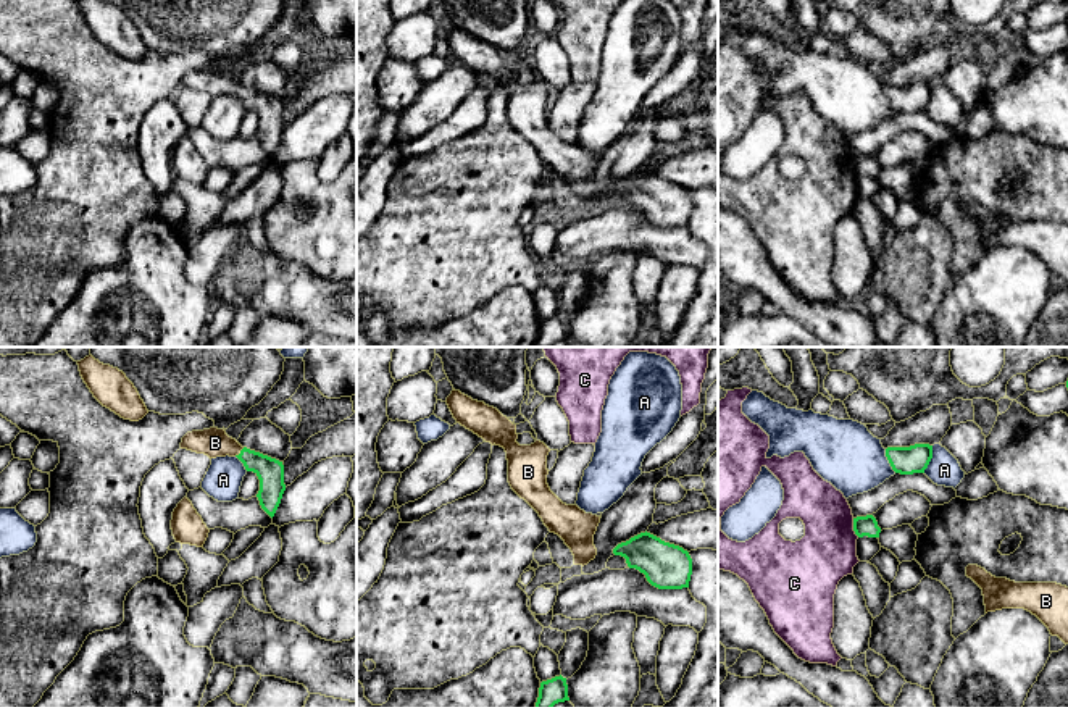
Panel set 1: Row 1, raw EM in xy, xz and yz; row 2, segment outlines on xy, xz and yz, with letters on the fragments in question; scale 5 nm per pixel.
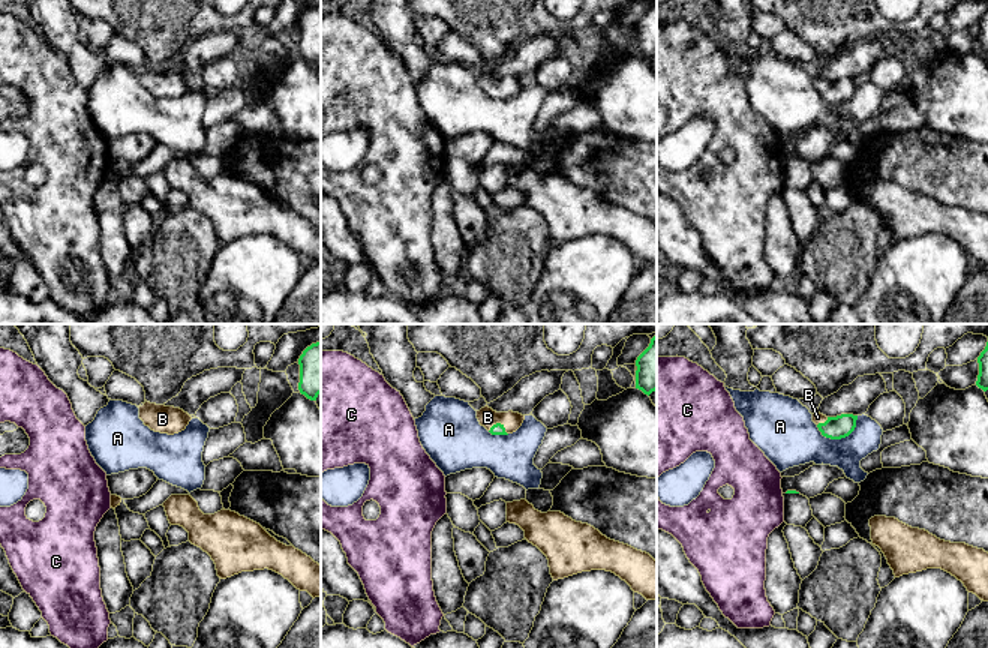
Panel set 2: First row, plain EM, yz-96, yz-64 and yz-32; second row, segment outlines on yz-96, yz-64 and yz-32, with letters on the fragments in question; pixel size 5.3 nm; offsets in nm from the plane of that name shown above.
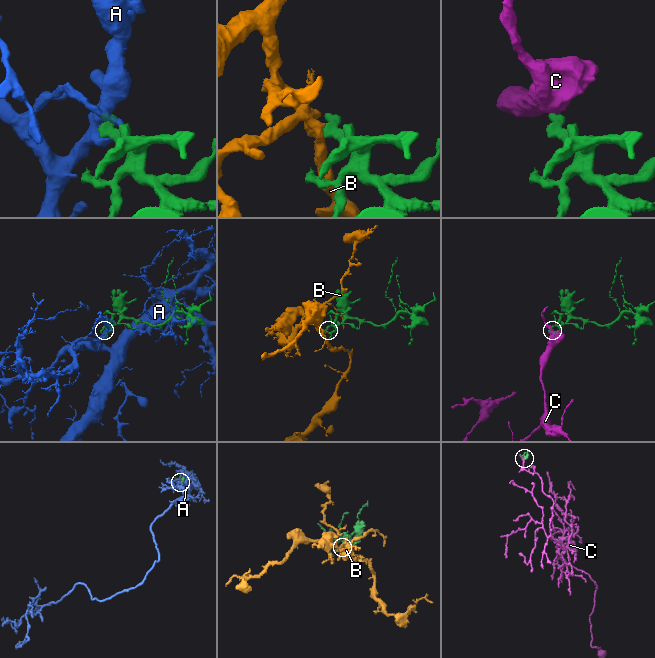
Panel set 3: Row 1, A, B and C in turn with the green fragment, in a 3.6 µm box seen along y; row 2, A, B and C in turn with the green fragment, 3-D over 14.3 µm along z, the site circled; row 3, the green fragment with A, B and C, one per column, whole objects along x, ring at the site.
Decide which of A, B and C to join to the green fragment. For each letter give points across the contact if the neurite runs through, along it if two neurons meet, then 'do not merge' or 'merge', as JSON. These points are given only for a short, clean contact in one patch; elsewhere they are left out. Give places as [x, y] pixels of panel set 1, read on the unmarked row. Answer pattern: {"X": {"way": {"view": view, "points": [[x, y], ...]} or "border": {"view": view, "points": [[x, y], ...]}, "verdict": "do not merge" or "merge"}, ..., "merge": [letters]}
{"A": {"verdict": "do not merge"}, "B": {"way": {"view": "xy", "points": [[270, 110], [241, 91], [215, 81]]}, "verdict": "merge"}, "C": {"border": {"view": "yz", "points": [[852, 157], [852, 167], [859, 175]]}, "verdict": "do not merge"}, "merge": ["B"]}

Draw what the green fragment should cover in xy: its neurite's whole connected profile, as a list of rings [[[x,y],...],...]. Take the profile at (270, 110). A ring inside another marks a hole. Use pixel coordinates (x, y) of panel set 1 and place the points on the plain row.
[[[218,66],[187,71],[182,76],[181,87],[205,92],[210,97],[226,94],[237,95],[247,110],[253,110],[258,115],[260,129],[257,136],[261,147],[271,157],[274,155],[286,129],[282,100],[242,86],[236,77],[229,76],[224,68]]]

